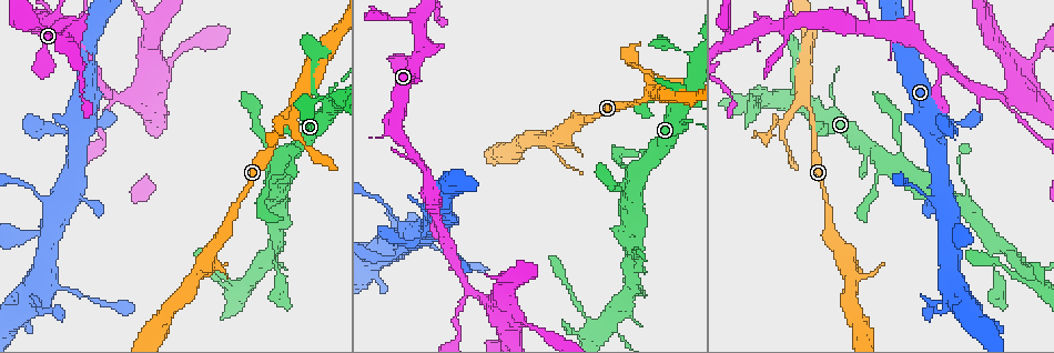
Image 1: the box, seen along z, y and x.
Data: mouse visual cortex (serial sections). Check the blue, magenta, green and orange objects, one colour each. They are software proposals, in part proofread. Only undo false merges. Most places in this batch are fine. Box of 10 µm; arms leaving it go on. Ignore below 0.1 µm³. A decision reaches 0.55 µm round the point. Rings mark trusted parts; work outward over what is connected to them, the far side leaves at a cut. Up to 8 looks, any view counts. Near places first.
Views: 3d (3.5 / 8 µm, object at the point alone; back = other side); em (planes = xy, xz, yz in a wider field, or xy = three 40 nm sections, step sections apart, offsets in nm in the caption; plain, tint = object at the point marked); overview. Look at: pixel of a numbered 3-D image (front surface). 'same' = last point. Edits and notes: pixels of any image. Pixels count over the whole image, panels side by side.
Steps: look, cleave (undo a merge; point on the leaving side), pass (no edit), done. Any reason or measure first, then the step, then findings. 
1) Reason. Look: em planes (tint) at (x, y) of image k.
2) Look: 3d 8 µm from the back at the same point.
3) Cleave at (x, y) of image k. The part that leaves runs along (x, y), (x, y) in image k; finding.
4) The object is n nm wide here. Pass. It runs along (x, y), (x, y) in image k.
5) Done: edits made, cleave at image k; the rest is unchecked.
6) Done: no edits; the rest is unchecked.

Branch point. Look: 3d 3.5 µm at (116, 98) of image 1.

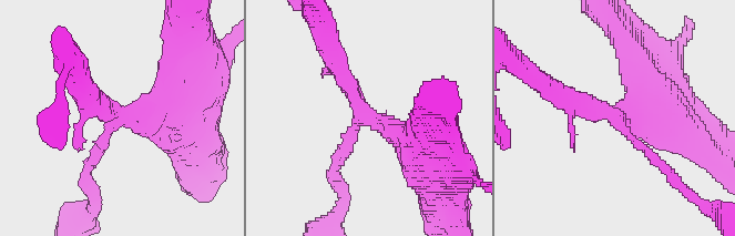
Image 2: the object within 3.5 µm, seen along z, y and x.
3 arms meet here; the arms are 150, 300, 350 nm wide. Look: em xy step 3 (tint) at (365, 113) of image 2.

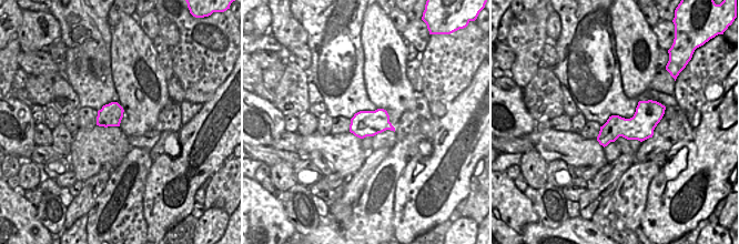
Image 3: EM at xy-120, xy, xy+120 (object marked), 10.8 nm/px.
Cut it another way. Look: em xy step 5 (tint) at the same point.

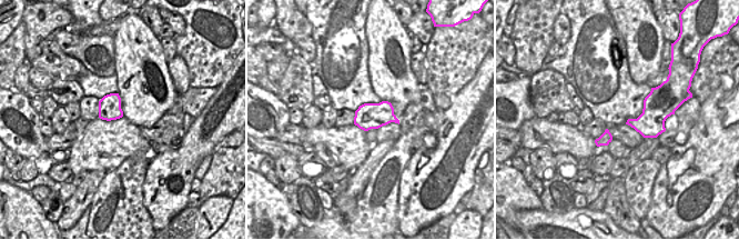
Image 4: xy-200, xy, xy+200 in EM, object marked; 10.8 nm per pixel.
Pass. It runs along (336, 58), (360, 111), (421, 156) in image 2; all the same cell.

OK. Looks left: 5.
Arms part here. Look: 3d 8 µm at (937, 198) of image 1.

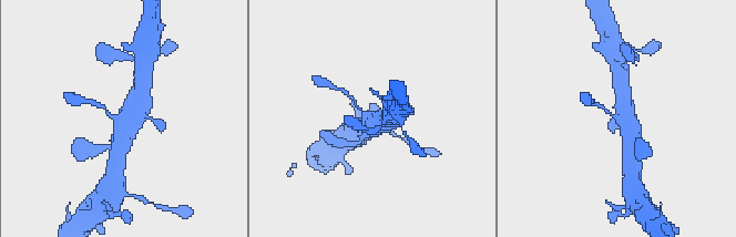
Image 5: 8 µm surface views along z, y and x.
Look: em xy step 5 (tint) at the same point.

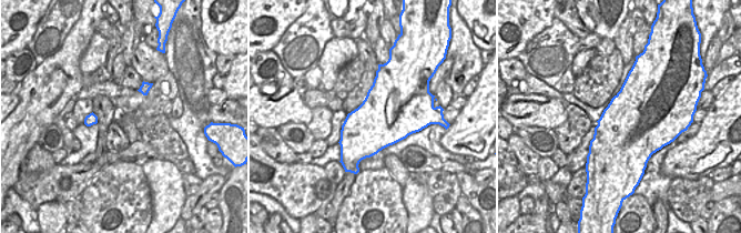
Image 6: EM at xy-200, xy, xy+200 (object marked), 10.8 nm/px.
The object is 650 nm wide here. Pass. It runs along (141, 91), (121, 136), (120, 147) in image 5; all the same cell.

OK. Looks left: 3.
Sudden change in width. Look: 3d 3.5 µm at (997, 272) of image 1.

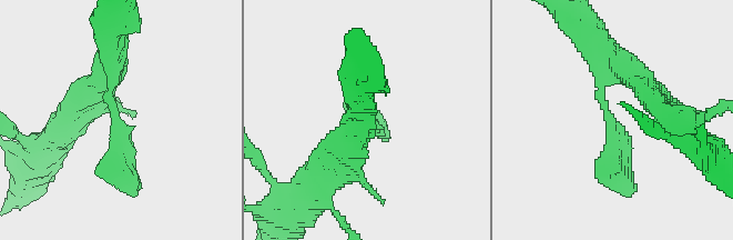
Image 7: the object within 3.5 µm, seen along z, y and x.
Look: em xy step 1 (tint) at (116, 122) of image 7.

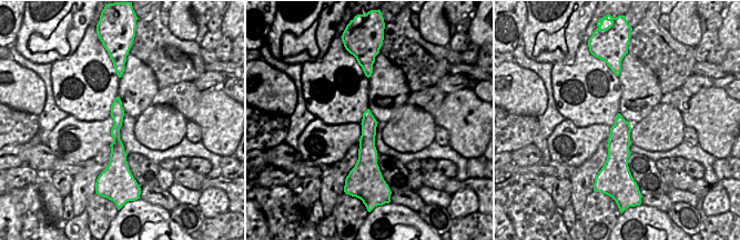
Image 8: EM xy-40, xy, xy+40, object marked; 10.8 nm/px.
Look: em xy step 3 (tint) at the same point.

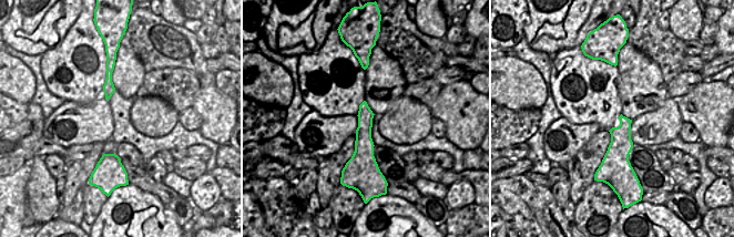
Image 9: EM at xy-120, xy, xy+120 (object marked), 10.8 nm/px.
Pass. It runs along (114, 56), (114, 166), (134, 186) in image 7; continuous, no second cell.

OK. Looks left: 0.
Done: no edits; the rest is unchecked.

